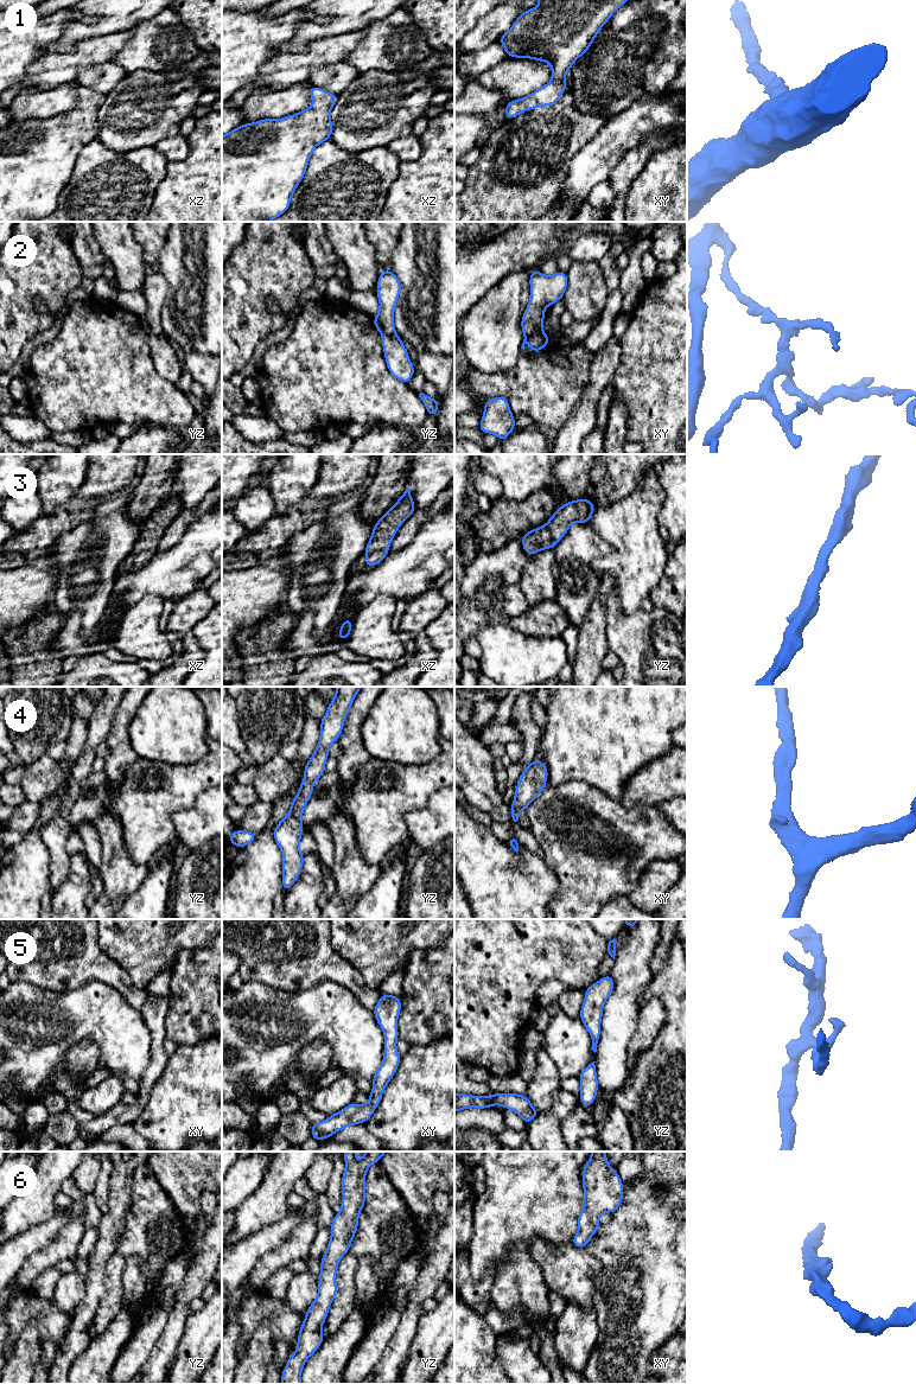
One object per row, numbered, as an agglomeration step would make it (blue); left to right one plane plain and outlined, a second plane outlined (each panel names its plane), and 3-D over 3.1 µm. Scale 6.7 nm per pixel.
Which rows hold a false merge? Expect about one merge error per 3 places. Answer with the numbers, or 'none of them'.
2

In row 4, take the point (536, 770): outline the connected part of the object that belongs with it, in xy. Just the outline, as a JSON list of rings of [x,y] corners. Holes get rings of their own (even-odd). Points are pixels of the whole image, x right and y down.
[[[534,759],[523,771],[520,783],[515,787],[515,798],[510,806],[511,823],[520,825],[519,812],[527,811],[528,805],[535,801],[545,789],[548,770],[542,760]]]

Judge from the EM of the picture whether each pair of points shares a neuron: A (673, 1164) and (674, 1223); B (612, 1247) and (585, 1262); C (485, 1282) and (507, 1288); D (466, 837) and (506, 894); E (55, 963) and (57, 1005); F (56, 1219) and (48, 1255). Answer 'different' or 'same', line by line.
A: different
B: different
C: different
D: same
E: different
F: different

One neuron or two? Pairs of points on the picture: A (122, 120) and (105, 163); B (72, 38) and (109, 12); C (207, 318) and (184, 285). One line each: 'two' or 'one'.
A: two
B: one
C: one

